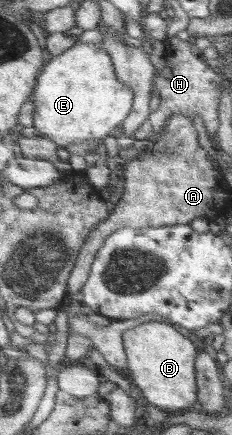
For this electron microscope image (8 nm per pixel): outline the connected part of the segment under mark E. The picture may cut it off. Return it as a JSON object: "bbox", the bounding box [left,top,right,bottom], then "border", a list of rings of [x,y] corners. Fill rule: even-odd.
{"bbox":[32,44,134,148],"border":[[[81,44],[65,50],[43,68],[32,96],[33,129],[49,137],[58,148],[92,138],[105,138],[133,110],[134,92],[119,80],[111,55],[97,44]]]}

